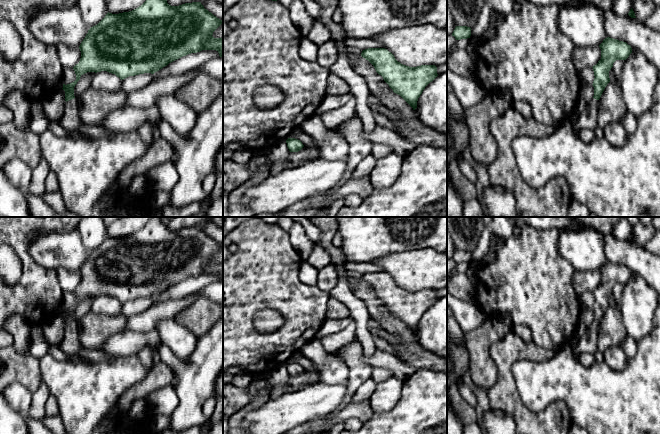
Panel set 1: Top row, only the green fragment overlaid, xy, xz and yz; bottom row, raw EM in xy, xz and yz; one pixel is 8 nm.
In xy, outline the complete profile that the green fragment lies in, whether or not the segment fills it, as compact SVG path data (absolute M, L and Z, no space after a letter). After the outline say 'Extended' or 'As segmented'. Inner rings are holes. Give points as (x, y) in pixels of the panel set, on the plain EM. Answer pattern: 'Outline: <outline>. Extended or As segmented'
Outline: M151 217L146 225L138 232L119 238L107 237L105 241L95 250L88 254L85 262L81 266L79 273L81 282L73 293L76 304L70 308L63 308L65 315L65 329L62 342L59 344L65 353L74 354L83 350L78 339L78 323L74 320L74 311L80 301L87 296L107 295L115 298L121 304L144 297L154 298L169 287L191 277L202 274L216 274L220 281L223 281L223 262L214 262L213 256L223 248L211 236L204 232L201 226L185 227L179 230L171 230L164 224L159 217Z. Extended

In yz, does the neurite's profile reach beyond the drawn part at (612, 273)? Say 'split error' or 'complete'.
split error

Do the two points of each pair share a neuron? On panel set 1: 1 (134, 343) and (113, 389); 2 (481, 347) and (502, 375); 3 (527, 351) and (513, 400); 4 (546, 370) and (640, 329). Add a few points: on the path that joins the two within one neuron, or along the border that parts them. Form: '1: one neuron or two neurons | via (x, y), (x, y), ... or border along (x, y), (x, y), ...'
1: two neurons | border along (137, 353), (118, 358)
2: two neurons | border along (494, 344), (490, 357), (496, 380), (486, 388)
3: one neuron | via (513, 357), (506, 364), (506, 386)
4: two neurons | border along (649, 333), (636, 340)

